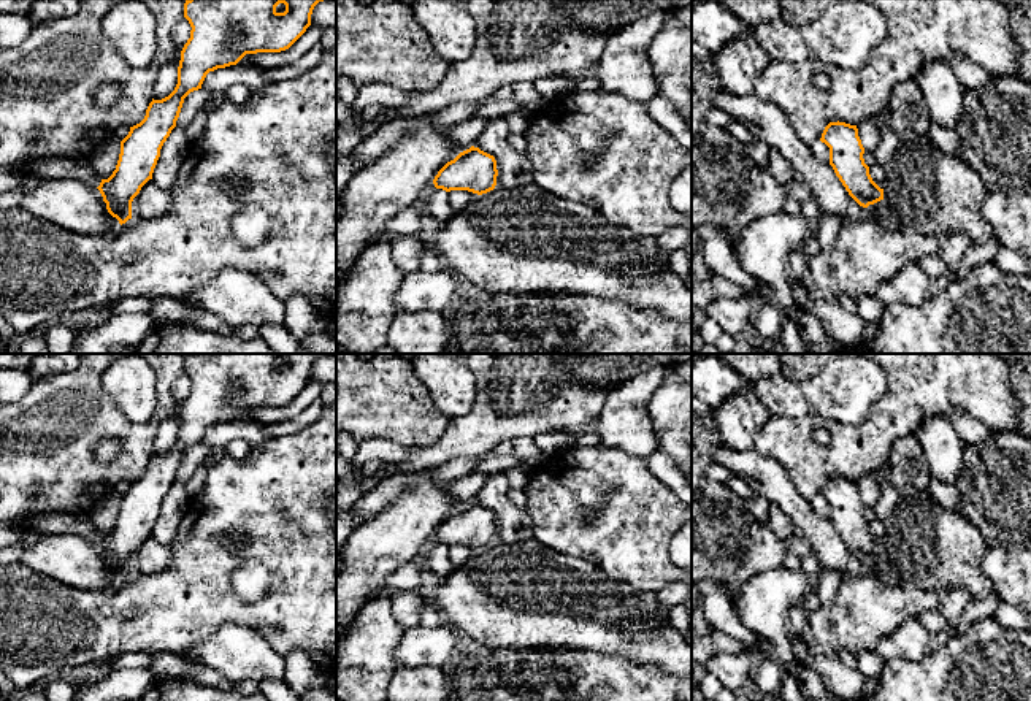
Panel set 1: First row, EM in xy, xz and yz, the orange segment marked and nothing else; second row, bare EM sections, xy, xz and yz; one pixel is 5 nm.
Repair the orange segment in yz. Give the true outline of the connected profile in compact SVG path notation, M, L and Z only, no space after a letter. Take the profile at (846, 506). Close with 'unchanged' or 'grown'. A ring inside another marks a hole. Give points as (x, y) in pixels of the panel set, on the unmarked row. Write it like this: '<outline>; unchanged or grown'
M830 477L820 496L830 503L830 520L860 561L868 563L883 555L883 544L872 536L869 522L864 519L864 503L857 481Z; unchanged

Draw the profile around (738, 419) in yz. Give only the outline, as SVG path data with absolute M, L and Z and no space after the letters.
M745 381L744 389L714 411L717 430L731 450L753 450L753 439L769 414L755 395L755 384Z

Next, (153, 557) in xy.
M149 534L132 557L132 574L157 574L171 563L171 546L159 542Z

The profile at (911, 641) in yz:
M909 620L895 630L890 636L877 642L876 652L887 661L904 658L909 661L922 661L929 655L931 633L918 622Z

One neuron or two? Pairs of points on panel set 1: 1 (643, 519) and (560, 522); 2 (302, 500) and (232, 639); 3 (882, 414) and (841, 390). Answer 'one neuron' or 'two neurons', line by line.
1: one neuron
2: two neurons
3: two neurons

